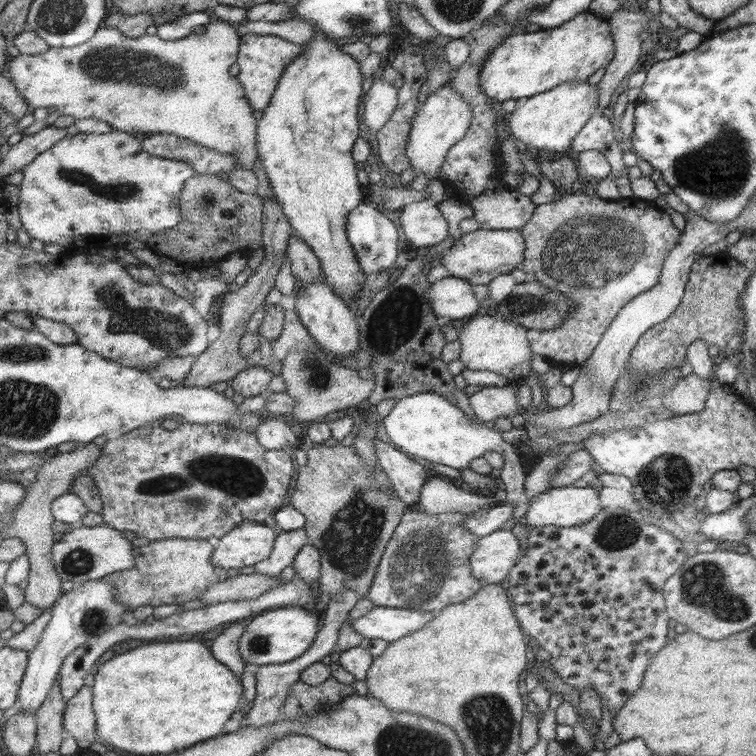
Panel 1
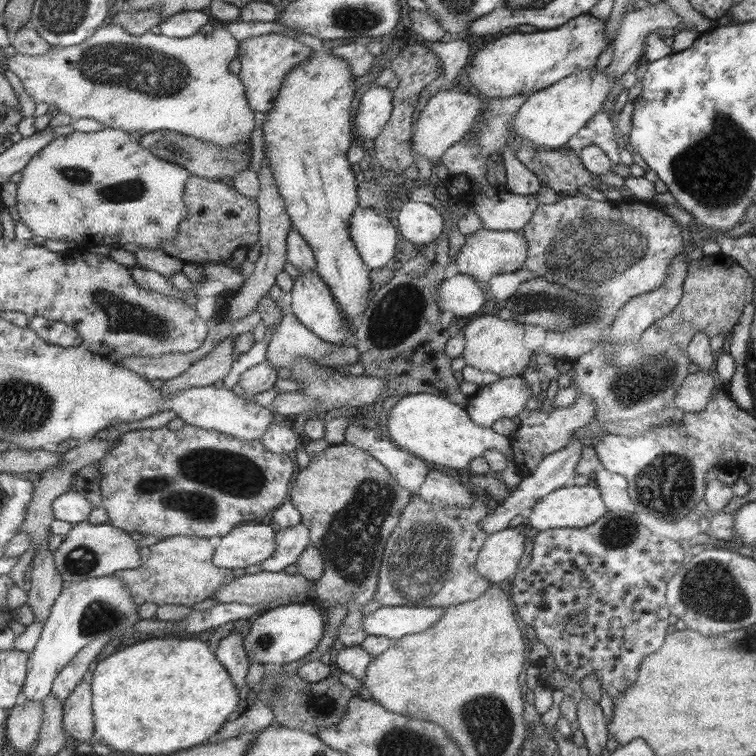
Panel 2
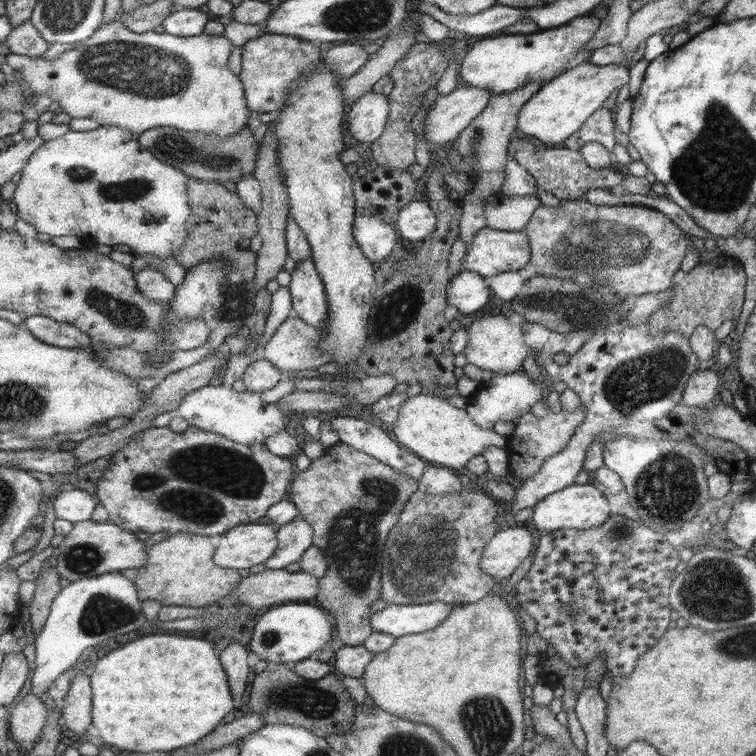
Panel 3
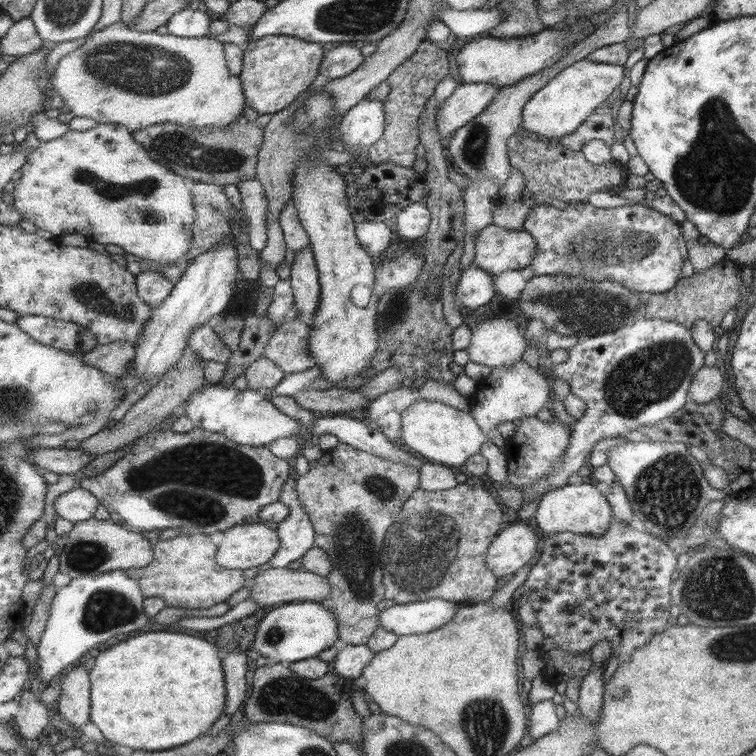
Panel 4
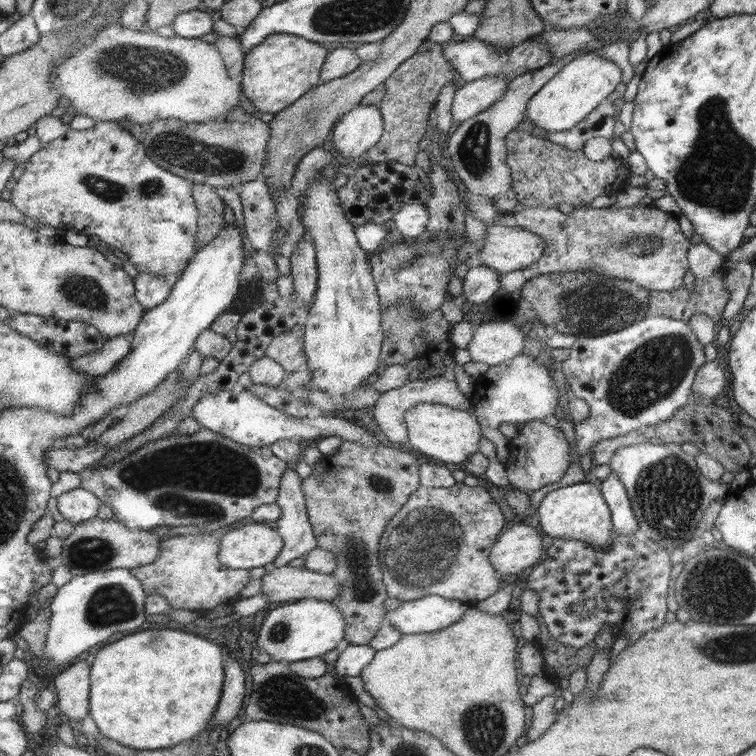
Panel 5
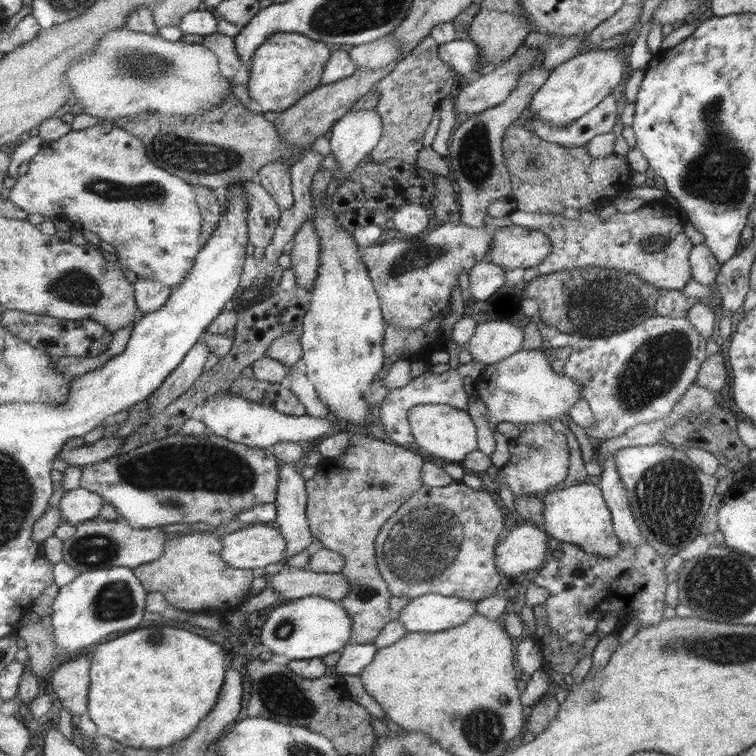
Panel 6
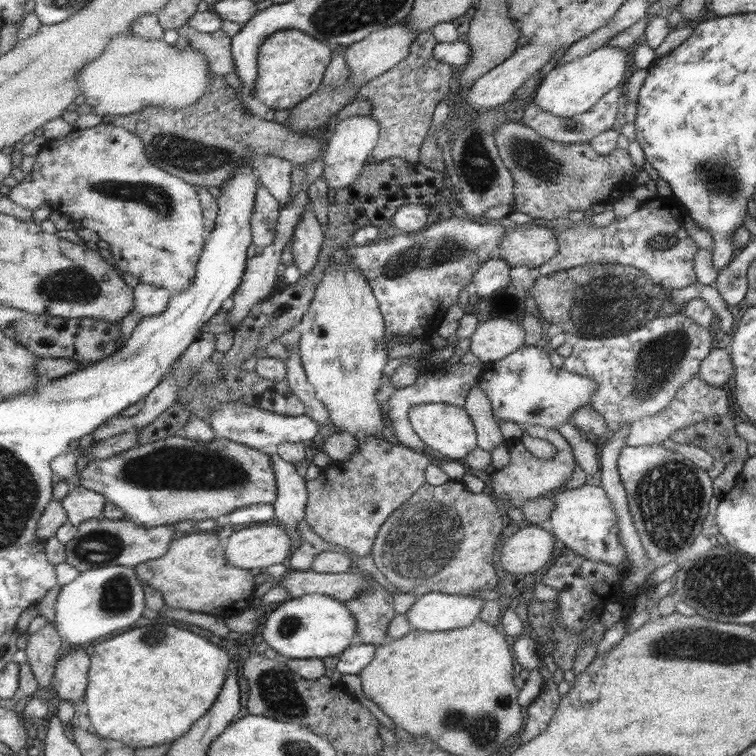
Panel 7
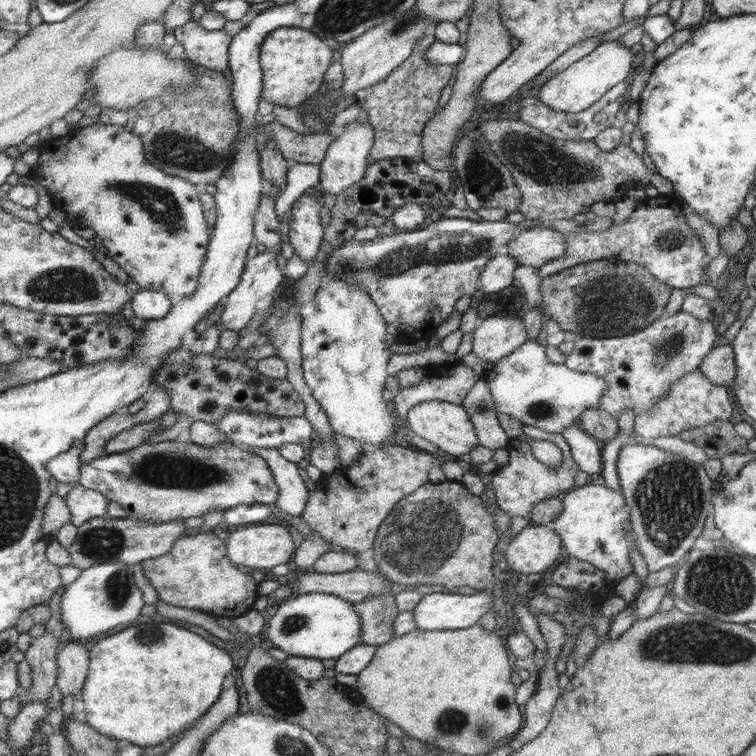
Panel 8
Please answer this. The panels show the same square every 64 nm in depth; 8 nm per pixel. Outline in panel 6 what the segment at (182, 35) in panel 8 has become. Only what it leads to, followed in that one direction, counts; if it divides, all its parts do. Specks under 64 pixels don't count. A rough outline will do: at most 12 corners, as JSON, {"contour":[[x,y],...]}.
{"contour":[[217,31],[200,45],[217,59],[221,79],[232,78],[241,65],[232,38]]}

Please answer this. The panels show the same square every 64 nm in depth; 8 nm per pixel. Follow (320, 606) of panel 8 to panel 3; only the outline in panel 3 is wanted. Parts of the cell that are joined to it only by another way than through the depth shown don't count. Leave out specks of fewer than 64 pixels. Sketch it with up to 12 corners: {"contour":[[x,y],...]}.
{"contour":[[319,607],[263,613],[249,651],[292,665],[321,650],[331,624]]}

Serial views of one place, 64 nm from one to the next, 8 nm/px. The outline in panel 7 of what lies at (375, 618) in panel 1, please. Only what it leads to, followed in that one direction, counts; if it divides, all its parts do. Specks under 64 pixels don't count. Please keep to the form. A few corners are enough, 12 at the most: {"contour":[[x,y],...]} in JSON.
{"contour":[[433,591],[405,614],[411,628],[445,632],[479,618],[480,597]]}

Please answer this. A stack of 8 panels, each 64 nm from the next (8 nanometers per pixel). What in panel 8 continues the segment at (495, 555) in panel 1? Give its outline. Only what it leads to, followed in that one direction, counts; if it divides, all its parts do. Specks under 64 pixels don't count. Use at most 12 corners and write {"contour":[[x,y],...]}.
{"contour":[[529,524],[505,549],[510,571],[543,573],[561,554],[549,525]]}

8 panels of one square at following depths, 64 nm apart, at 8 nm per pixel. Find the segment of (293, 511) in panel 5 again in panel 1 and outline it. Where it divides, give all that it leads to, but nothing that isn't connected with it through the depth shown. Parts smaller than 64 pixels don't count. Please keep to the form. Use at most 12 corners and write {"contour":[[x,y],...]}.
{"contour":[[304,527],[275,537],[253,574],[279,577],[308,540]]}

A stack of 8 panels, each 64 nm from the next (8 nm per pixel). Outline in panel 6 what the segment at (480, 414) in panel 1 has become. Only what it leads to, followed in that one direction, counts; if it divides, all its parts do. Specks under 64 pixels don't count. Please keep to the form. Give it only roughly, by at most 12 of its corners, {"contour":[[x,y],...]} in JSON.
{"contour":[[545,349],[486,365],[474,392],[495,438],[492,470],[510,458],[495,431],[564,420],[582,386]]}

